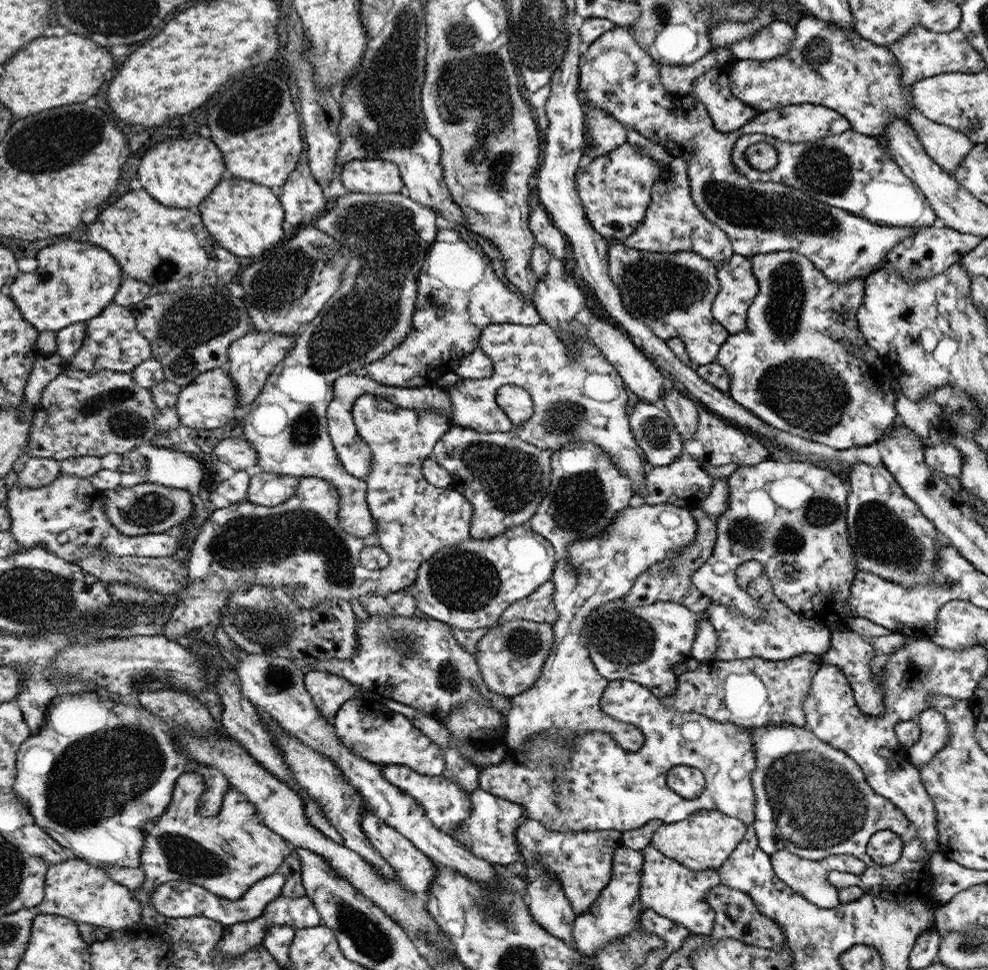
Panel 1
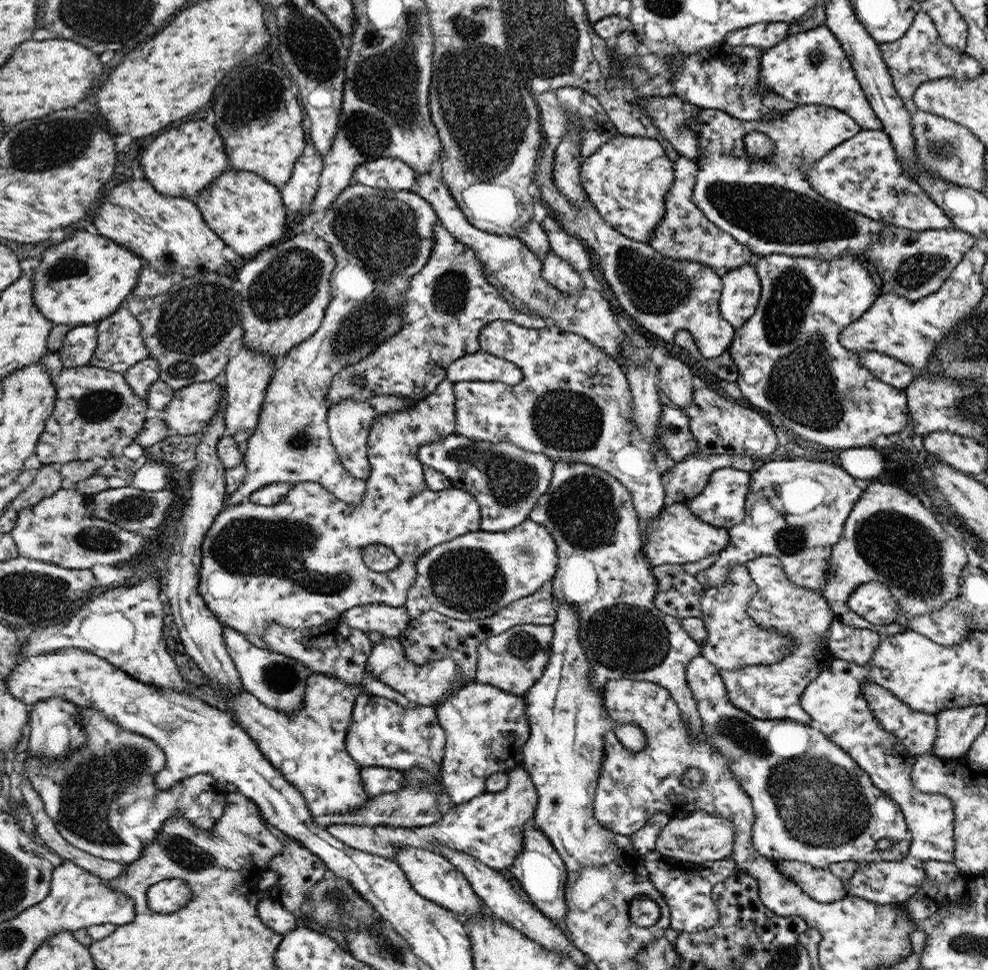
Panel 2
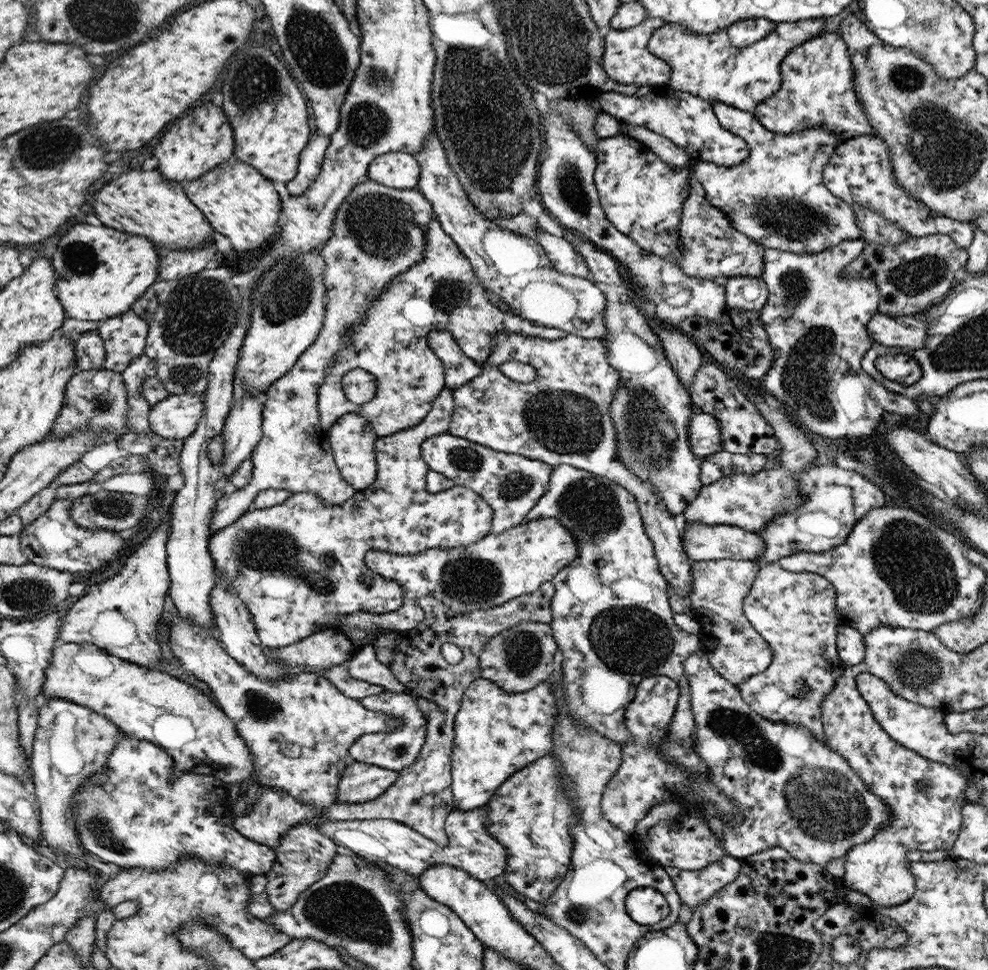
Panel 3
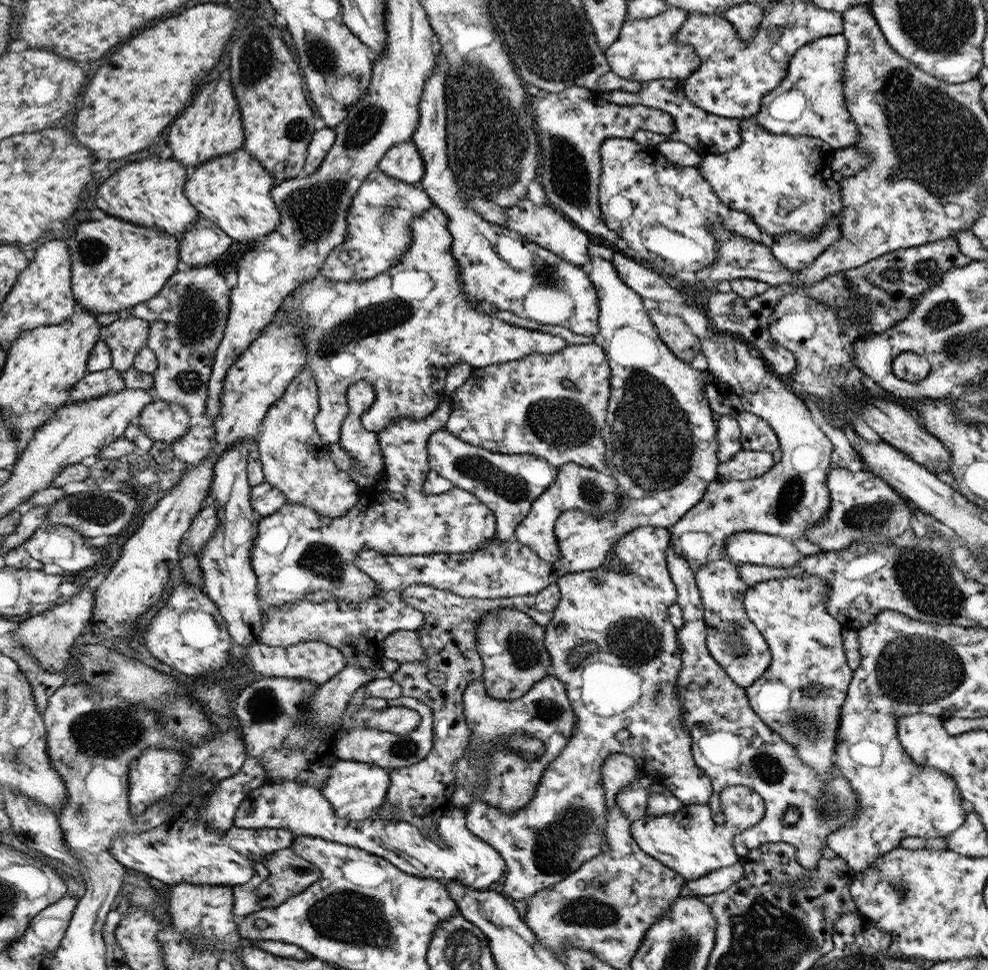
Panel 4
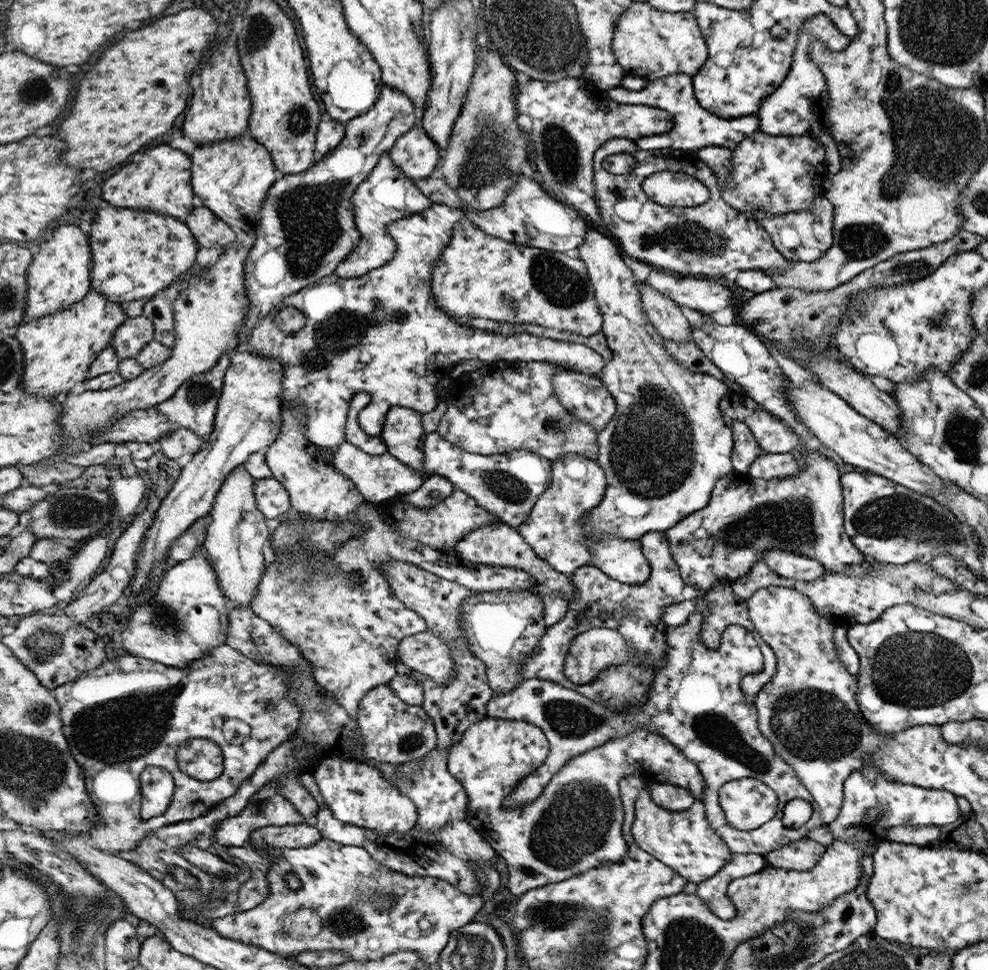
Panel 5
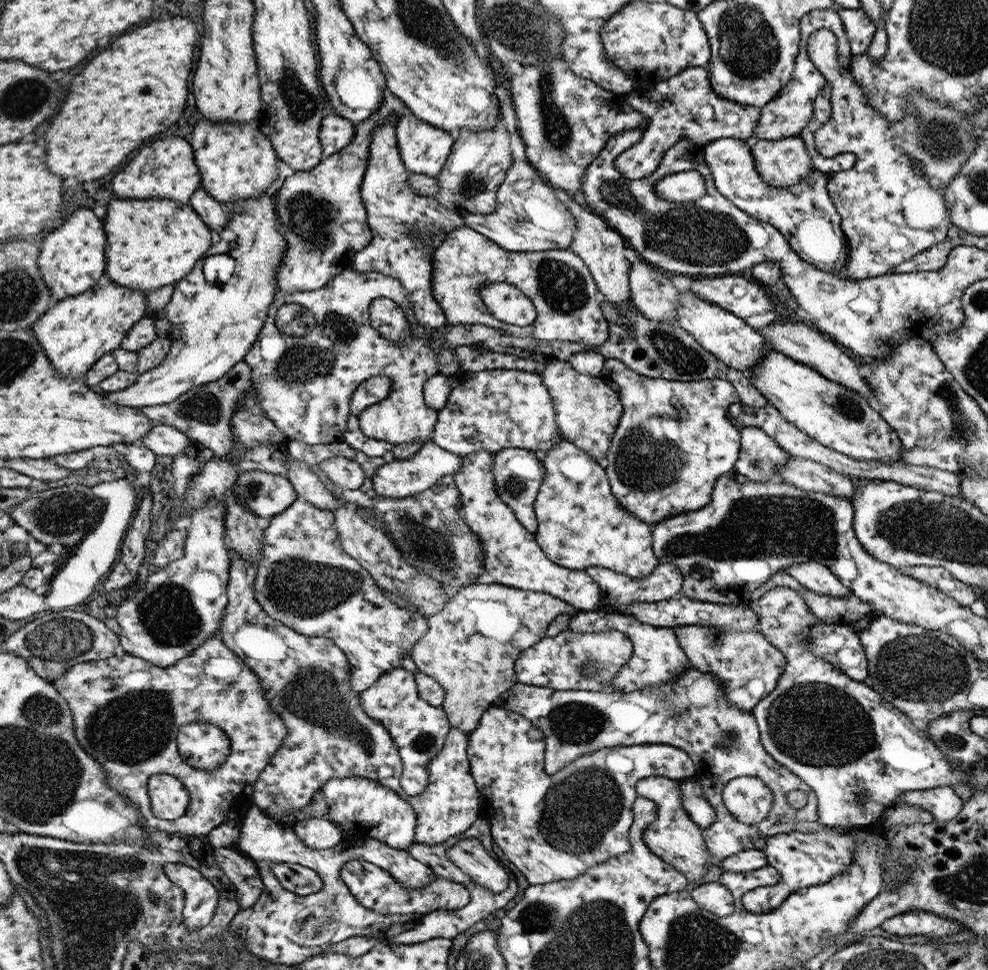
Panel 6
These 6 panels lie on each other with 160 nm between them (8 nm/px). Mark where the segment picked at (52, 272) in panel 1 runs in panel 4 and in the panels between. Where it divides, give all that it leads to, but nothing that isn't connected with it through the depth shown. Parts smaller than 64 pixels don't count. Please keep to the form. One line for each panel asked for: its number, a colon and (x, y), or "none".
2: (87, 278)
3: (102, 272)
4: (117, 265)

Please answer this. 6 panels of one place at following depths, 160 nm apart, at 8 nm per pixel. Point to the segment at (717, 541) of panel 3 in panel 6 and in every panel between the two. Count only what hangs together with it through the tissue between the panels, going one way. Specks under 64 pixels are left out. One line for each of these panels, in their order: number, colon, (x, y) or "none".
4: (756, 548)
5: (795, 566)
6: (816, 577)

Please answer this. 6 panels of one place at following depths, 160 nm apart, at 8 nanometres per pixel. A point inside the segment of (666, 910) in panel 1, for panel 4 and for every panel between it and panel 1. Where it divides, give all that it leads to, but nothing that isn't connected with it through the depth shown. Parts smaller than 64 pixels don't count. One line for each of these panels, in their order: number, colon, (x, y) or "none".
2: (687, 886)
3: (694, 887)
4: (716, 881)

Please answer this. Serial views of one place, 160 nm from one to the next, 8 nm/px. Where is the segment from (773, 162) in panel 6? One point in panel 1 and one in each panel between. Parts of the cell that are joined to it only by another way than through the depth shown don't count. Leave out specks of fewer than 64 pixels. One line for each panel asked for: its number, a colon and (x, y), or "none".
1: (616, 74)
2: (768, 205)
3: (777, 196)
4: (785, 183)
5: (774, 175)

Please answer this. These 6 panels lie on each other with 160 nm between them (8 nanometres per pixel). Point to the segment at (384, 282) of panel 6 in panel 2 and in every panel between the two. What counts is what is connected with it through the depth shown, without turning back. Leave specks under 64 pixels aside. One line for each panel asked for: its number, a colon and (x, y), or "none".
2: (449, 301)
3: (442, 292)
4: (401, 330)
5: (379, 333)

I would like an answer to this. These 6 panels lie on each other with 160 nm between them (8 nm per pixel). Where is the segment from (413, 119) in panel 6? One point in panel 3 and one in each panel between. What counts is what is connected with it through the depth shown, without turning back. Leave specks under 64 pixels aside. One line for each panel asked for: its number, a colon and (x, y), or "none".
3: (400, 170)
4: (404, 162)
5: (415, 153)

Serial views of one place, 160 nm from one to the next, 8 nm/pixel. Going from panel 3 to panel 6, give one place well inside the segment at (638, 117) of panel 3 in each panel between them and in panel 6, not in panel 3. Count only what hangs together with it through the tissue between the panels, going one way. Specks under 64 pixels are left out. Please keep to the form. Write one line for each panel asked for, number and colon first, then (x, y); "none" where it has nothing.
4: (708, 134)
5: (694, 128)
6: (684, 106)

